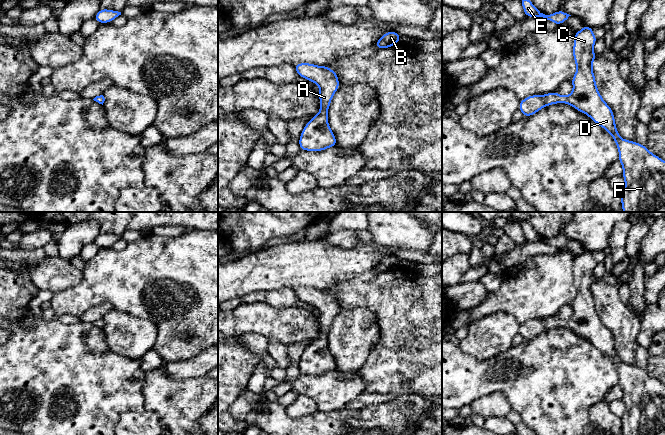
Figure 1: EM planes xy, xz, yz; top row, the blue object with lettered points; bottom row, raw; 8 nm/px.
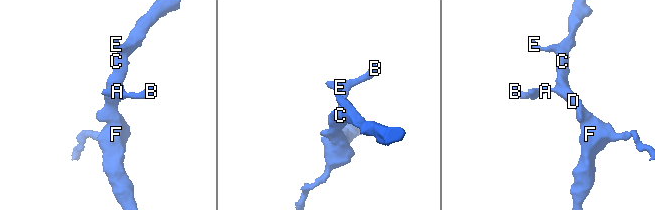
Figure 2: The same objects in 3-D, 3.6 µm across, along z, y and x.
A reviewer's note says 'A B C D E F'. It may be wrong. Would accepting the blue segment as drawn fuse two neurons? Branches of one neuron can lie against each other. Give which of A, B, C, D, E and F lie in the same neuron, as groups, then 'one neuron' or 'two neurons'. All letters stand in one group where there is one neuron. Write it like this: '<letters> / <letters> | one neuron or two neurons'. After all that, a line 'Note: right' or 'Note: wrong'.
A B C D E F | one neuron
Note: right

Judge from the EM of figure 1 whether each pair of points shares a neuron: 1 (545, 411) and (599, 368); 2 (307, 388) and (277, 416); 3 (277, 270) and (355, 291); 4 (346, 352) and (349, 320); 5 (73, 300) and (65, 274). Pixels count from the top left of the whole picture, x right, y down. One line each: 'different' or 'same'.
1: same
2: different
3: different
4: same
5: different

